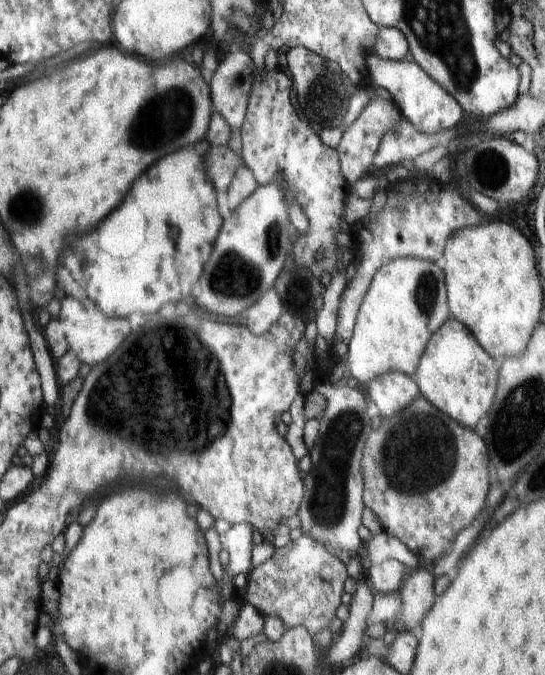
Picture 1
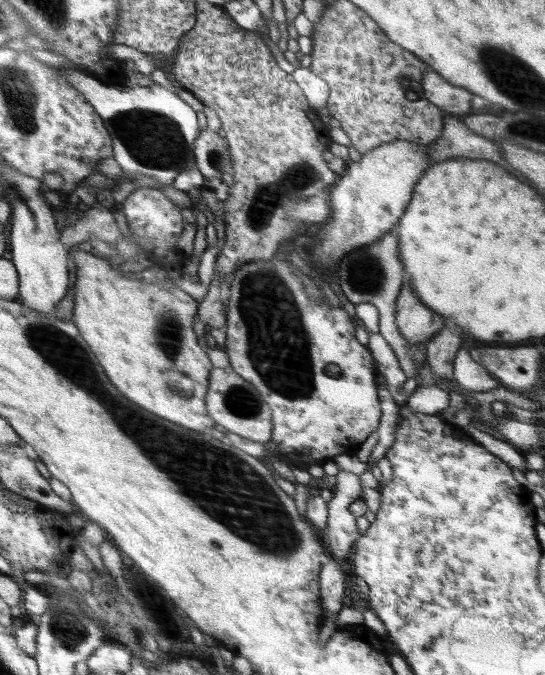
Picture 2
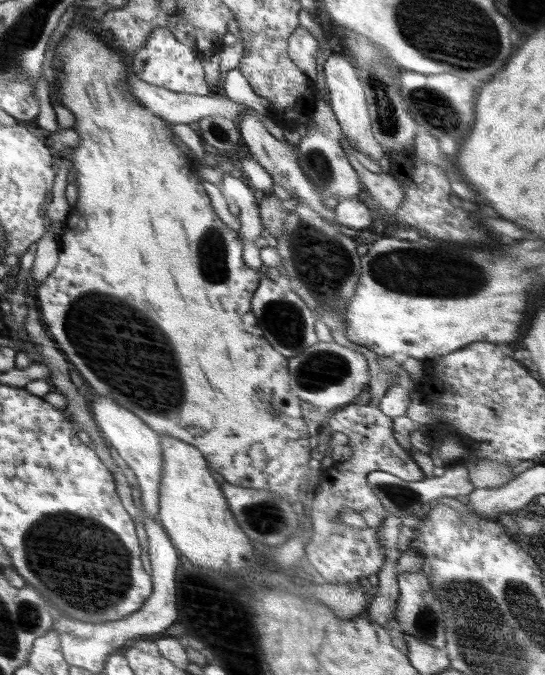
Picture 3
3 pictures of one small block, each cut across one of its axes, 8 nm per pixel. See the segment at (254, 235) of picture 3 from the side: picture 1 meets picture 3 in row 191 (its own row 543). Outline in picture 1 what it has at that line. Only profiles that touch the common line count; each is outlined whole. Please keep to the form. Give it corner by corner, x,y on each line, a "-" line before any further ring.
245,523
232,525
222,536
223,548
228,552
228,566
224,572
228,577
246,575
252,570
251,553
253,548
252,527

